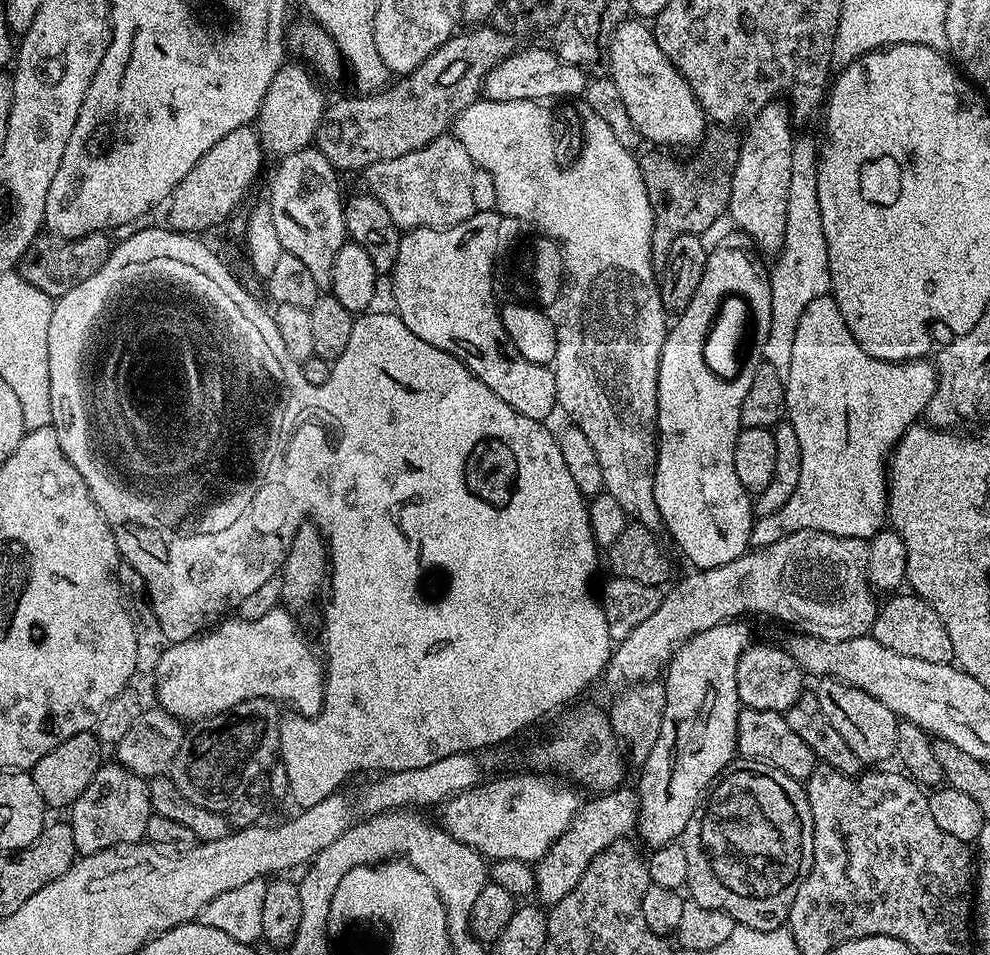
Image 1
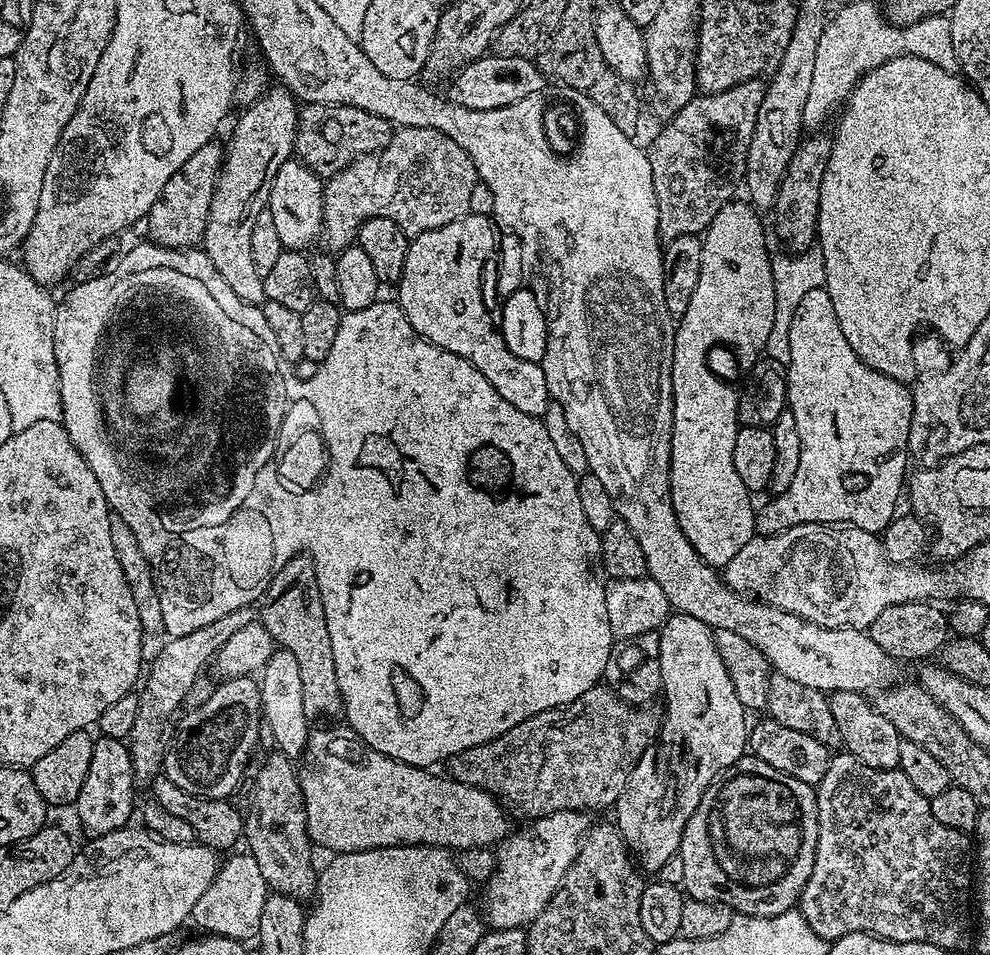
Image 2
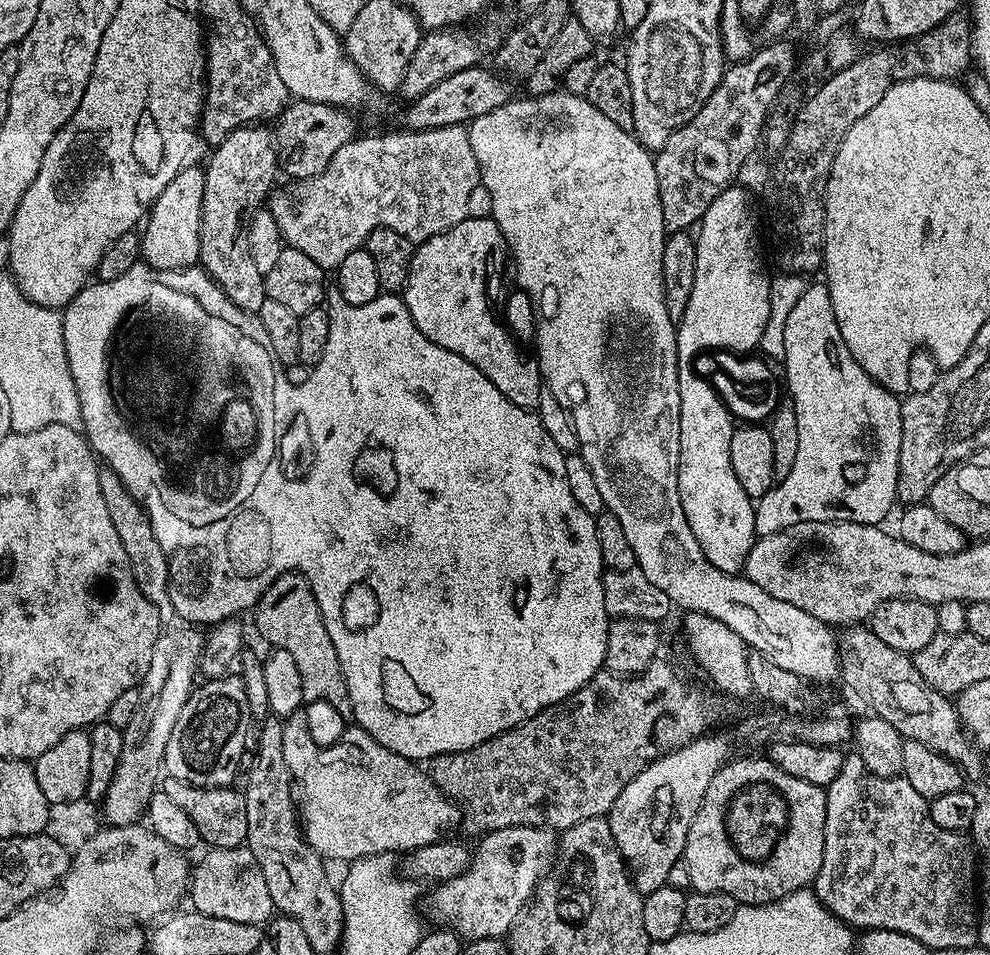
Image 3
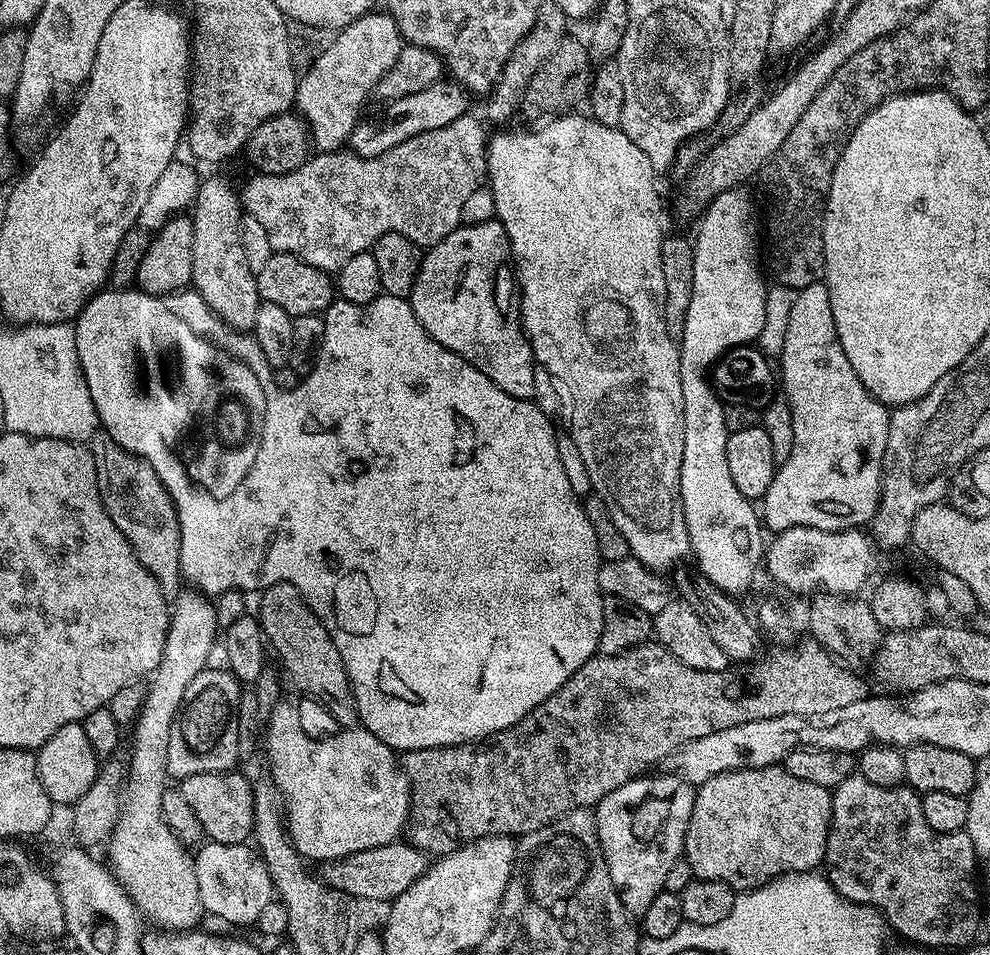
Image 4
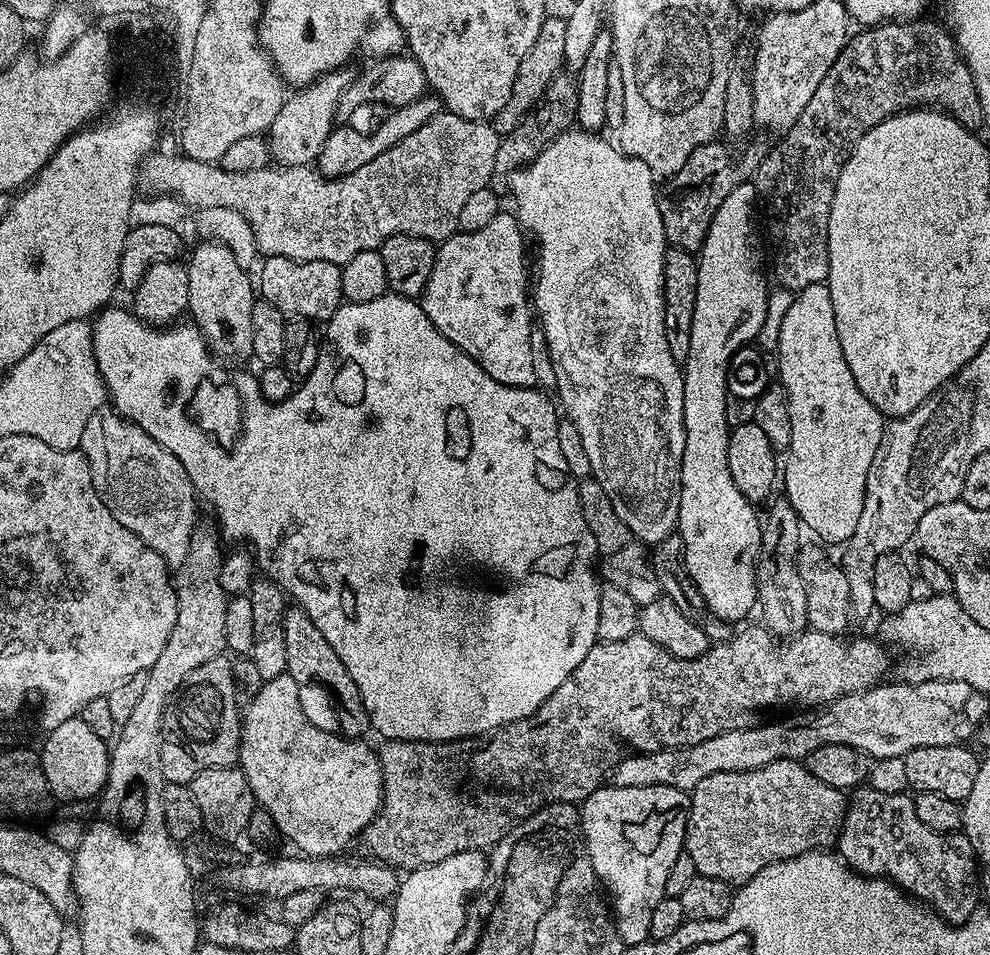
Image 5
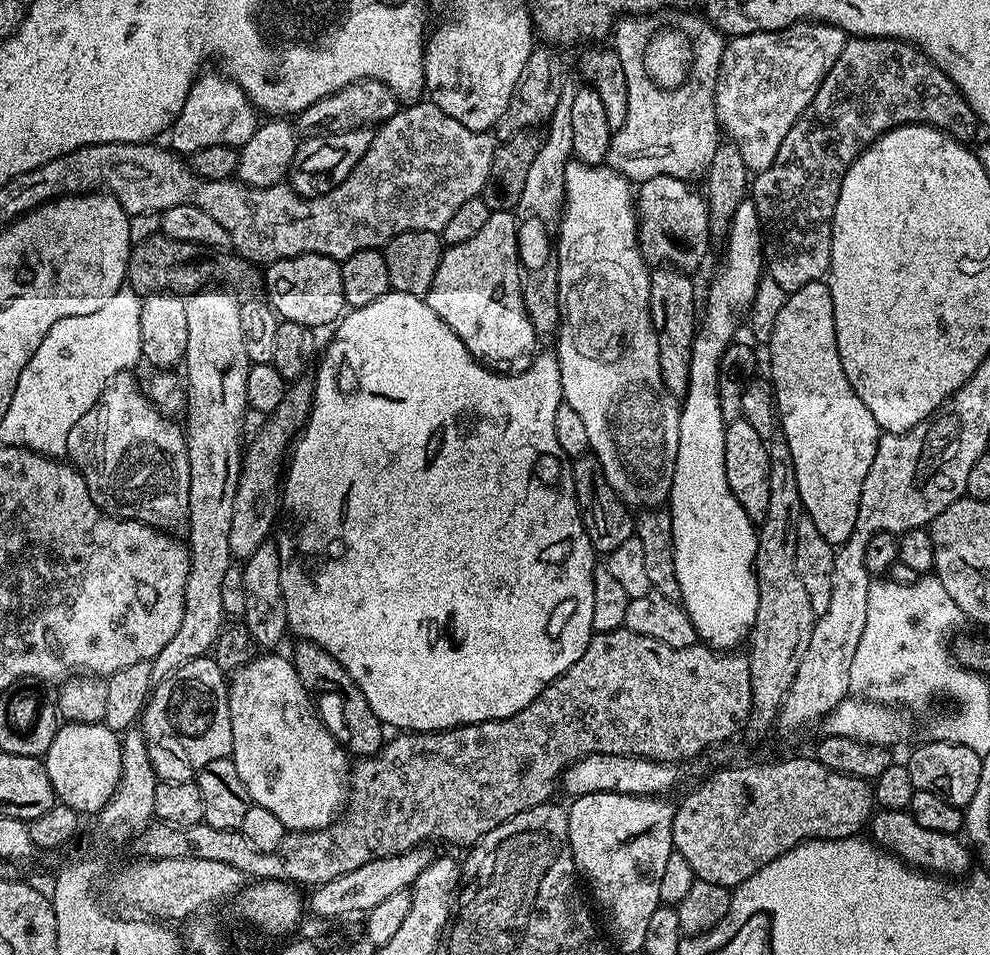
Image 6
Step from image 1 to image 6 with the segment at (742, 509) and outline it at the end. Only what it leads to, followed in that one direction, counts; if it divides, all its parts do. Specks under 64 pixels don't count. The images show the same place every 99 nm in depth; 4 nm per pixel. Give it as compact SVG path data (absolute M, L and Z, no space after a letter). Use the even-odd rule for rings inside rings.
M744 199L734 212L733 222L723 241L724 265L716 272L708 288L708 301L702 304L702 319L692 340L690 358L690 382L688 395L680 404L678 422L678 458L672 479L672 489L666 501L667 511L672 513L674 530L674 570L678 574L680 587L679 603L683 604L690 622L694 622L697 637L708 647L717 650L736 650L740 643L749 639L754 618L758 614L758 582L756 581L756 534L757 525L738 506L738 498L726 482L726 415L720 405L720 360L728 345L733 343L740 319L745 319L752 299L758 290L758 282L765 271L764 233L760 230L760 219L756 203Z

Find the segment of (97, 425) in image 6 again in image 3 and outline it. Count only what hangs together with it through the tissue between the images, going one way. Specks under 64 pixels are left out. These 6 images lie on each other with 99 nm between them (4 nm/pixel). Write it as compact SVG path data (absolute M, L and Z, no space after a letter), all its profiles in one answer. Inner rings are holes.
M111 470L101 471L100 493L102 502L106 502L106 510L110 514L110 522L114 522L114 530L118 530L118 538L122 538L122 547L126 550L126 558L130 558L130 566L138 586L145 598L156 608L162 618L173 615L170 594L168 593L168 559L158 546L158 538L152 529L152 521L144 513L144 509L136 499L128 493L120 477Z

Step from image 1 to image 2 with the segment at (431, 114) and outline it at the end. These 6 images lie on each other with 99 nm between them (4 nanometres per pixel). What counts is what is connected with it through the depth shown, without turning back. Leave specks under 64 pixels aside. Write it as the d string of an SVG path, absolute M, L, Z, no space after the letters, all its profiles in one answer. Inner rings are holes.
M304 104L298 111L295 159L301 160L321 178L346 170L358 158L375 156L392 141L394 125L378 114L366 114L349 104Z

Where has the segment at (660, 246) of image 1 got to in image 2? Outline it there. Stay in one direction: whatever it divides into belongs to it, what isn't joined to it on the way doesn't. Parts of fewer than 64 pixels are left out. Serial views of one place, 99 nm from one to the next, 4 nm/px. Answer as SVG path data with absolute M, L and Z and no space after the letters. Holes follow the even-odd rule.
M757 78L730 86L730 90L697 94L682 110L671 113L672 121L646 144L661 241L703 233L714 214L733 199L732 183L743 177L765 87L765 81Z

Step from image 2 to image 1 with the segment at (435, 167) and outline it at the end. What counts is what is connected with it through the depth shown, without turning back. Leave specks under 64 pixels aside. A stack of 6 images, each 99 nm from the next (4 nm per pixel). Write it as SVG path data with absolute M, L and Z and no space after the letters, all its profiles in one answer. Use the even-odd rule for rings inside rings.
M445 134L414 150L410 154L402 154L402 158L386 158L374 162L363 173L367 191L386 206L390 218L402 230L411 230L413 228L453 228L458 226L458 222L466 222L476 211L474 206L474 197L472 187L470 187L470 178L474 171L474 165L466 146L458 142L455 136Z

